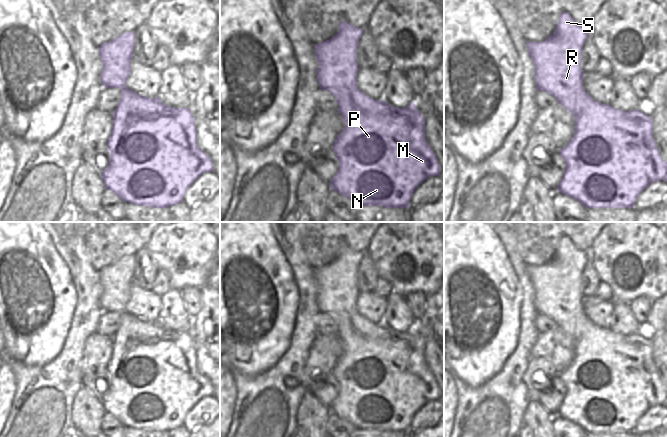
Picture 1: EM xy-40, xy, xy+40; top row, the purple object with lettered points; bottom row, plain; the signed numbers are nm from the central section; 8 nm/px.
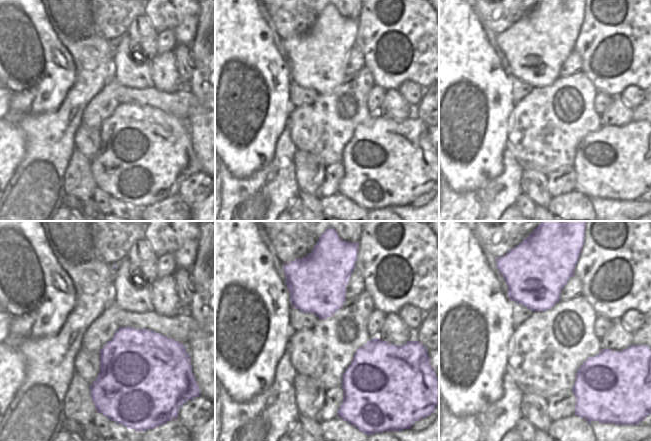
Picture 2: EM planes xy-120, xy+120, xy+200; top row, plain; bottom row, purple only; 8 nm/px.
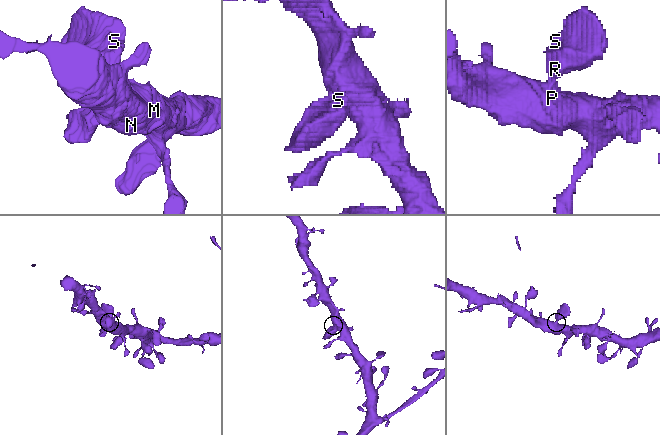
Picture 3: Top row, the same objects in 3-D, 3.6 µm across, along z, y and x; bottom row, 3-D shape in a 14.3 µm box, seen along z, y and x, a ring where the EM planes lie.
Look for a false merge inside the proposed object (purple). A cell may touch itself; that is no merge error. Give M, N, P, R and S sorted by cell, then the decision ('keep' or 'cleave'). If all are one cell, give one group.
M N P R S; keep

